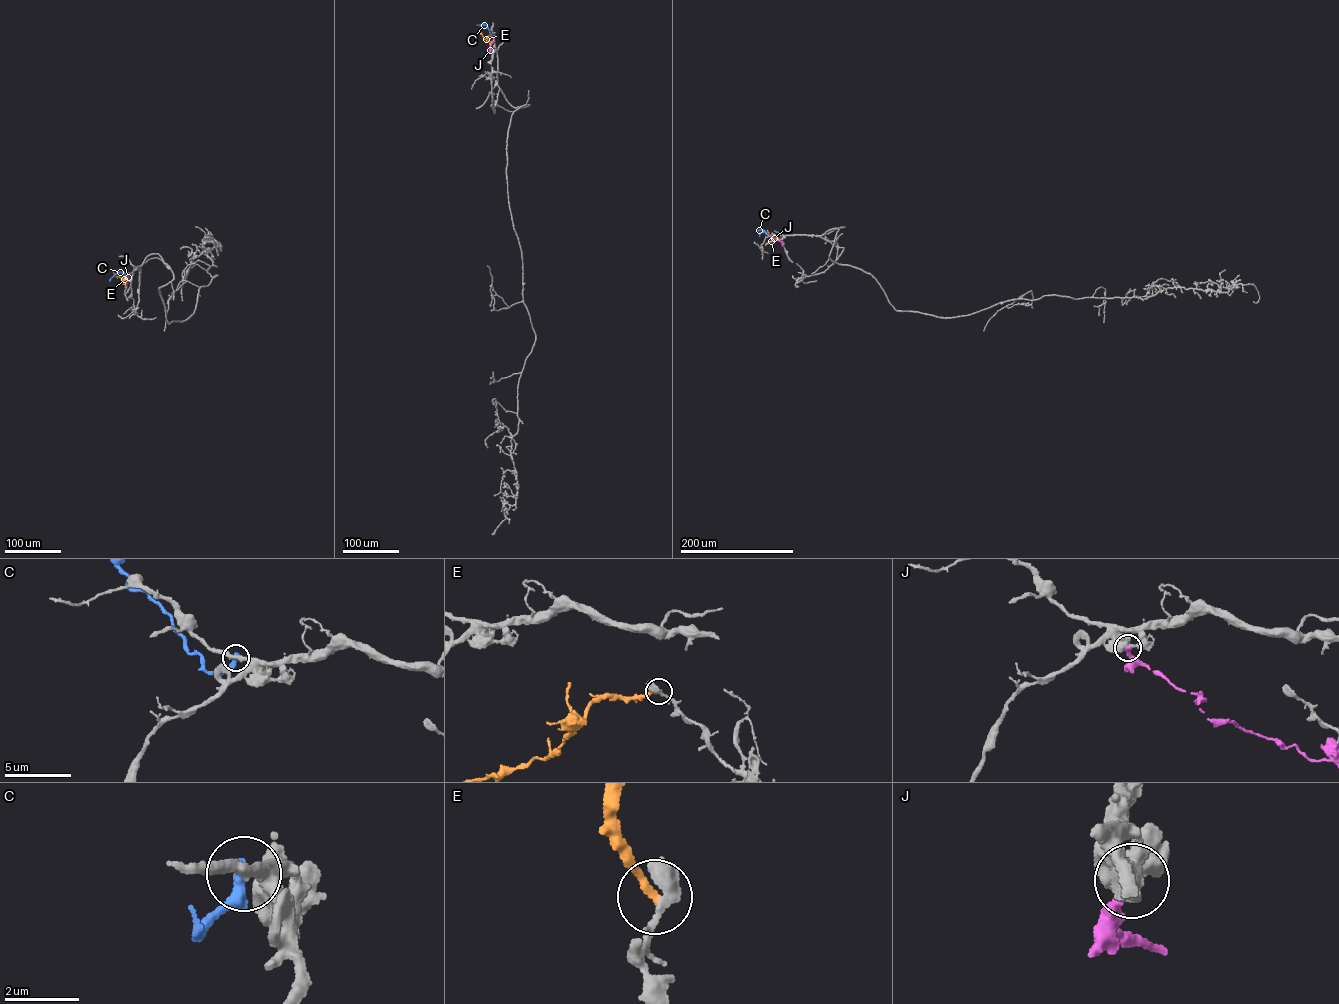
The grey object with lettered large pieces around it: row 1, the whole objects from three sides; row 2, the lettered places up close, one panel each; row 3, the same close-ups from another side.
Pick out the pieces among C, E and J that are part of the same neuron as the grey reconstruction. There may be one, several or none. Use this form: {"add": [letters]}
{"add": []}

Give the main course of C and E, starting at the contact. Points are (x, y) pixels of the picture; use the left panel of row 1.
C: (127, 275), (119, 272), (109, 281)
E: (126, 277), (124, 279), (113, 273)

